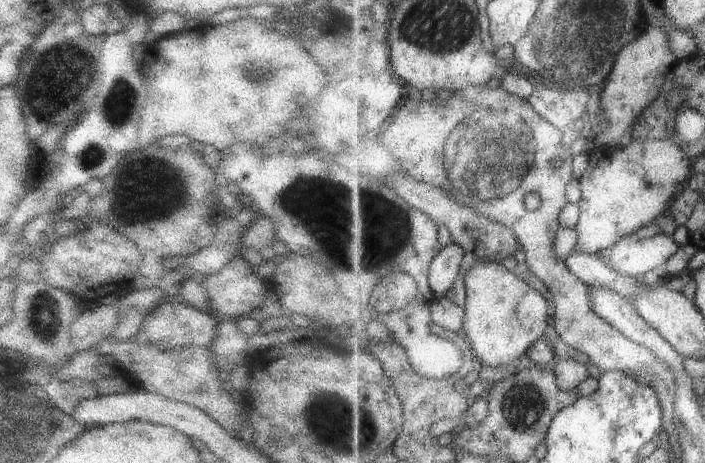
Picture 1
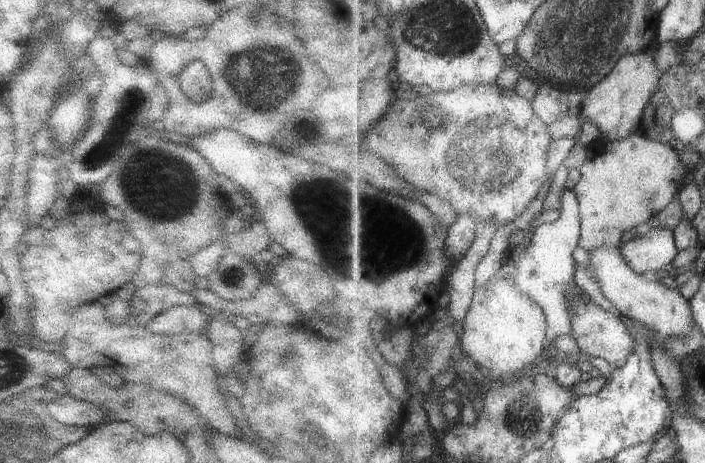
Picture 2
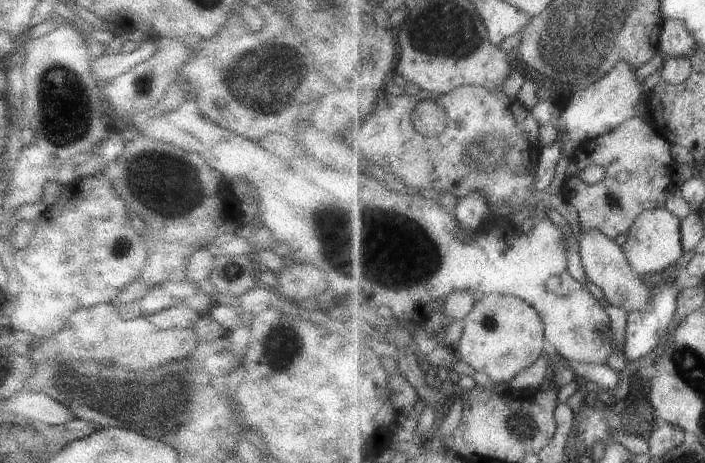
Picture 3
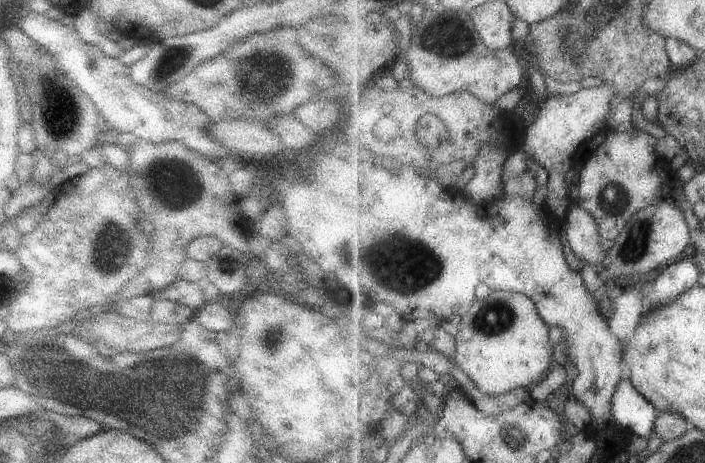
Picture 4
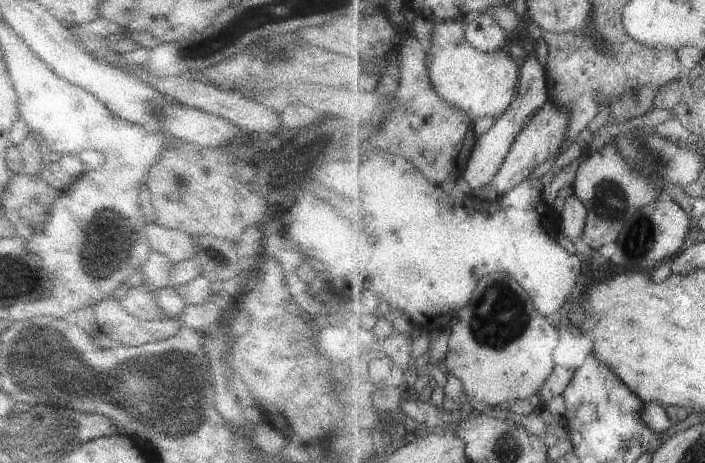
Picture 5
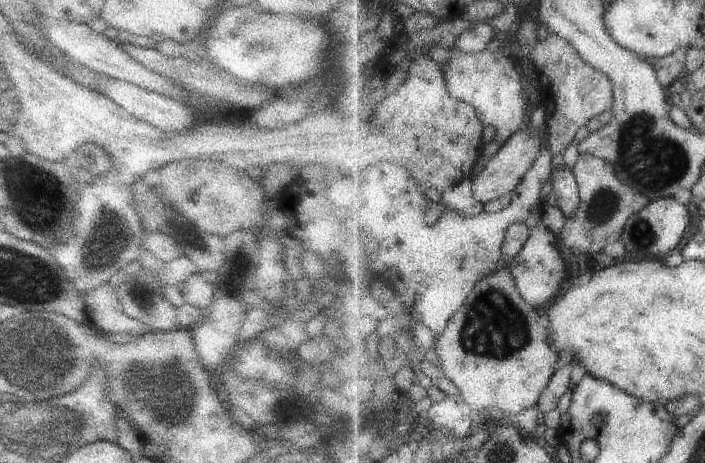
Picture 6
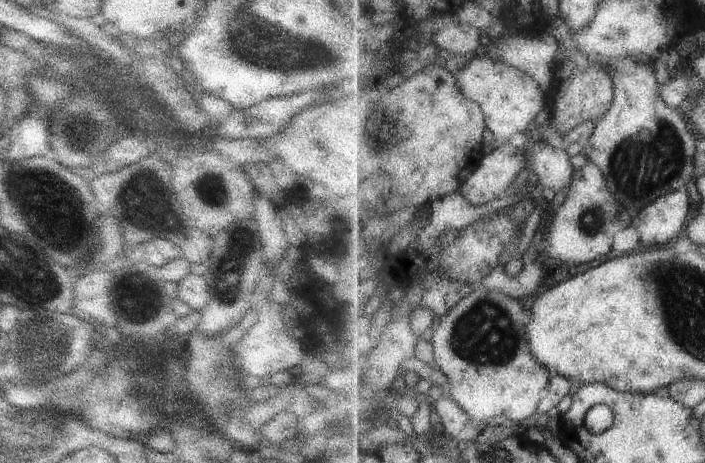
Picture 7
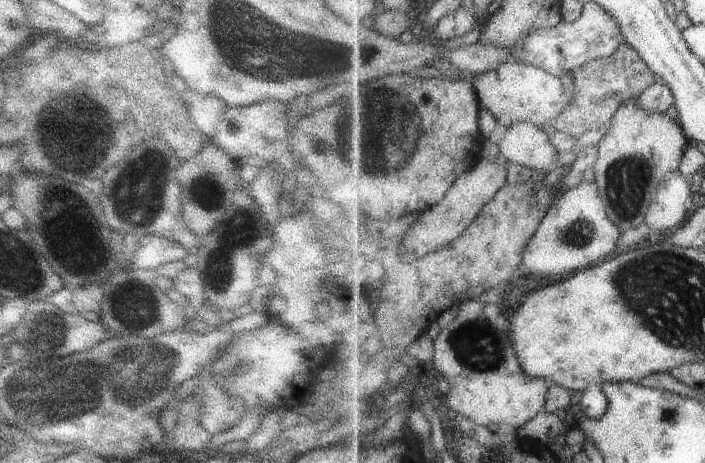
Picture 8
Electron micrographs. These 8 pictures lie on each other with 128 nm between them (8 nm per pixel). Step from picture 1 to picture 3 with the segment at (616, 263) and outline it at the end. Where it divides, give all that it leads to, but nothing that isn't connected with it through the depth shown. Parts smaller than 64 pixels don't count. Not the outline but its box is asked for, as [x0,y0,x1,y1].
[623,208,686,276]

